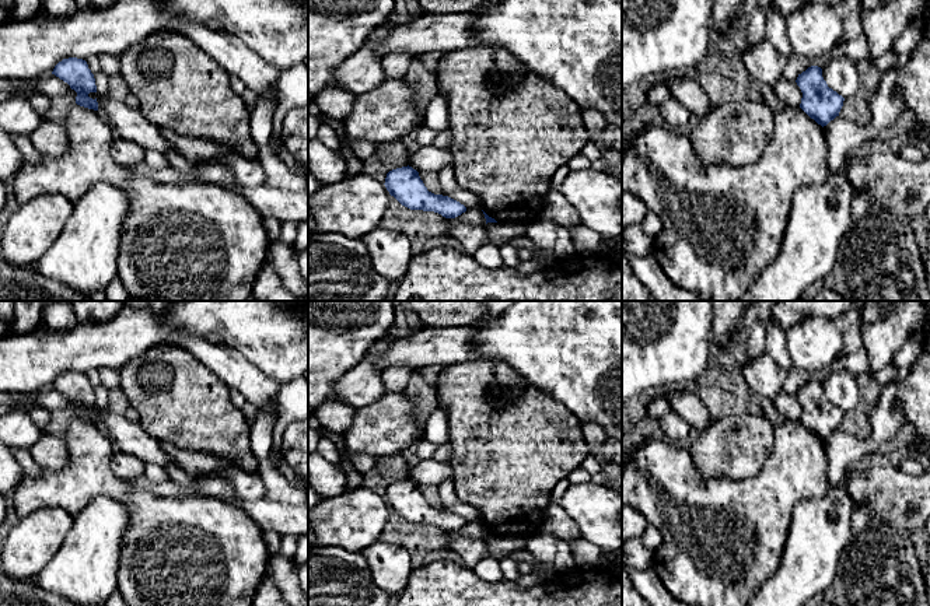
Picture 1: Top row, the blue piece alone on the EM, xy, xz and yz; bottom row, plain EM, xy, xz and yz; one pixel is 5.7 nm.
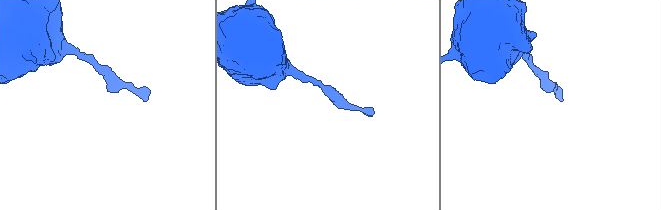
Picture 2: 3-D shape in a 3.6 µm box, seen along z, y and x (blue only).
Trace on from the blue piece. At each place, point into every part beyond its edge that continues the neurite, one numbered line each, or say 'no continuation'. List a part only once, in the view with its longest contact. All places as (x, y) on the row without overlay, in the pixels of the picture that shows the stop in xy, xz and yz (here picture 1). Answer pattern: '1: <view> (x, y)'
no continuation

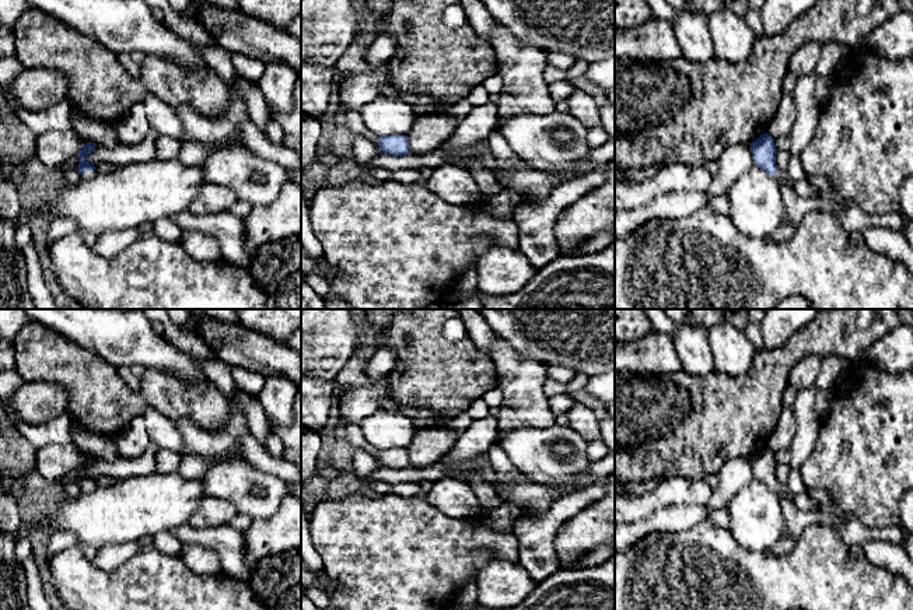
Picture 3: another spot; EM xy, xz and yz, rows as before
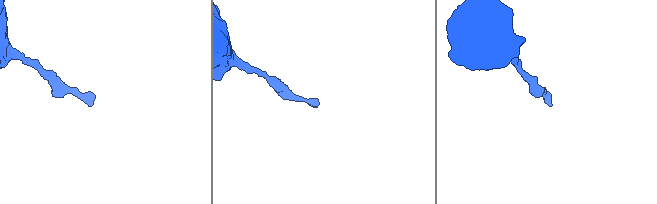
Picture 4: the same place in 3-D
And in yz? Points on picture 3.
1: yz (803, 501)

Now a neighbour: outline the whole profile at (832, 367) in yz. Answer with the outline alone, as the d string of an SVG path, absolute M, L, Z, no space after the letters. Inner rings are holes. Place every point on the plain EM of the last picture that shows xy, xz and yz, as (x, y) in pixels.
M835 354L823 357L814 386L818 392L829 392L849 365L850 362L843 357Z

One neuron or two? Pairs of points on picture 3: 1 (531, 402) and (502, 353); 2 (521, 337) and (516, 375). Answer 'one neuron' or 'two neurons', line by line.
1: one neuron
2: two neurons

